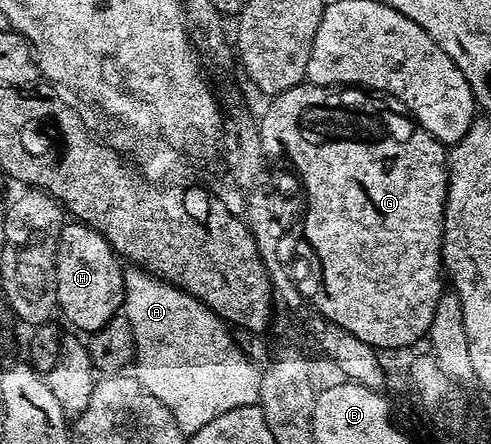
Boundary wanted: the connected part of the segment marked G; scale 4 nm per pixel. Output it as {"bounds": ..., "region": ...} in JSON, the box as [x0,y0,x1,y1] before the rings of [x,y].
{"bounds":[259,82,451,350],"region":[[[302,82],[291,90],[272,97],[268,104],[269,109],[259,116],[261,140],[266,146],[273,147],[274,144],[274,149],[293,156],[293,160],[297,160],[297,168],[301,168],[301,176],[305,176],[305,184],[309,184],[309,205],[305,213],[309,215],[309,240],[317,244],[317,252],[321,252],[321,260],[325,260],[325,284],[329,284],[329,300],[325,300],[325,314],[329,314],[326,318],[343,326],[343,330],[355,334],[355,338],[363,338],[363,342],[378,350],[409,348],[416,340],[424,341],[435,315],[436,303],[443,291],[441,242],[445,239],[445,200],[449,197],[451,179],[446,145],[440,144],[431,133],[420,128],[412,116],[394,106],[388,99],[370,94],[357,86],[334,90],[329,86]]]}

